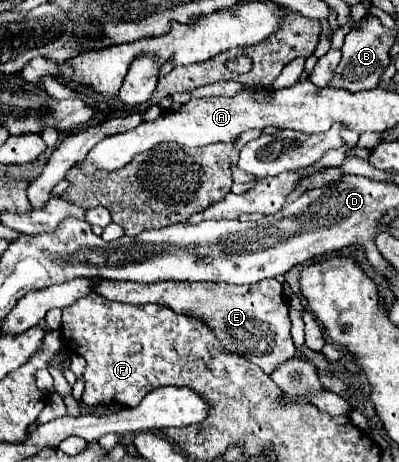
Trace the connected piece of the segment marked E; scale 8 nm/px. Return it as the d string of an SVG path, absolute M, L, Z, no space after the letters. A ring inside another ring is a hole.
M97 277L93 279L93 291L109 301L121 303L157 303L173 309L175 313L191 315L201 319L213 329L215 337L223 347L241 357L253 361L267 375L283 361L295 355L295 345L291 339L291 319L287 299L283 295L281 283L277 279L263 279L253 285L229 285L213 281L165 281L165 283L133 283L133 281L113 281Z

